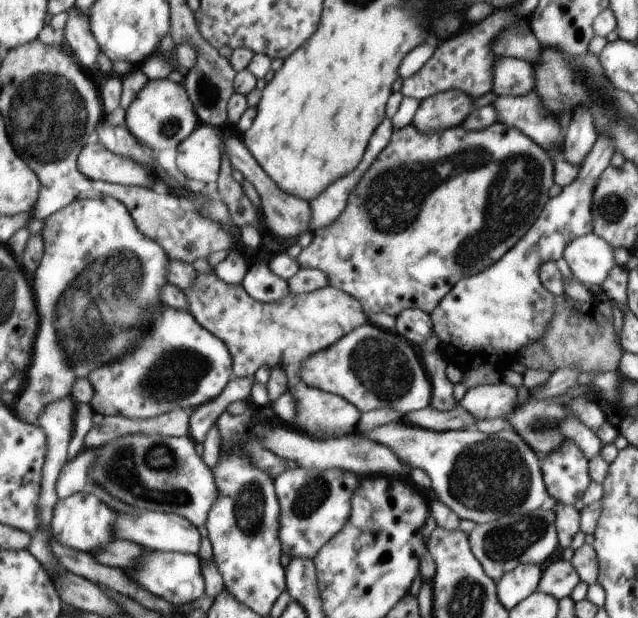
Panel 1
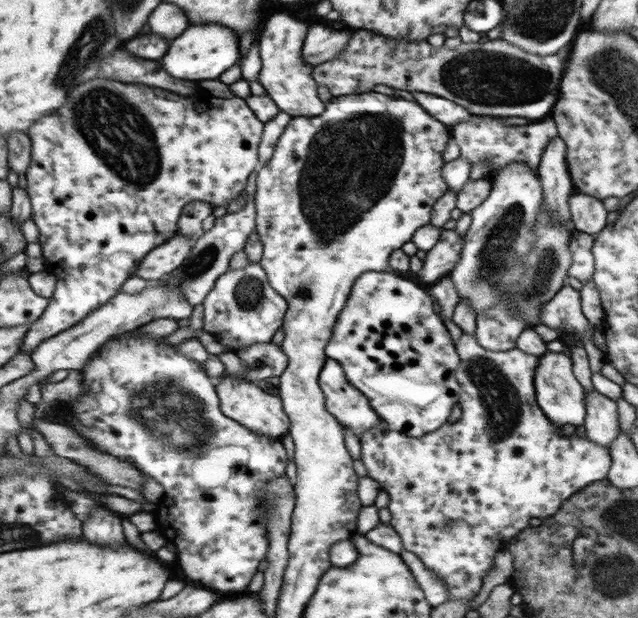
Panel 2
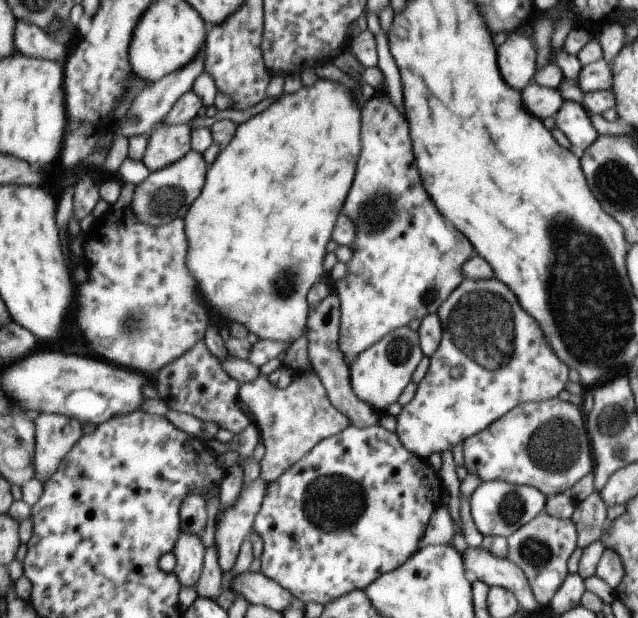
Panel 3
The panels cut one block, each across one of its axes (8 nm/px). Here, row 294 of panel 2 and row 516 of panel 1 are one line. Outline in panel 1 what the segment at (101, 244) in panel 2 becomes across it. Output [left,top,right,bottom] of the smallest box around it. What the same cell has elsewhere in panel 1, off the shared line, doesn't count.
[52,488,115,556]

